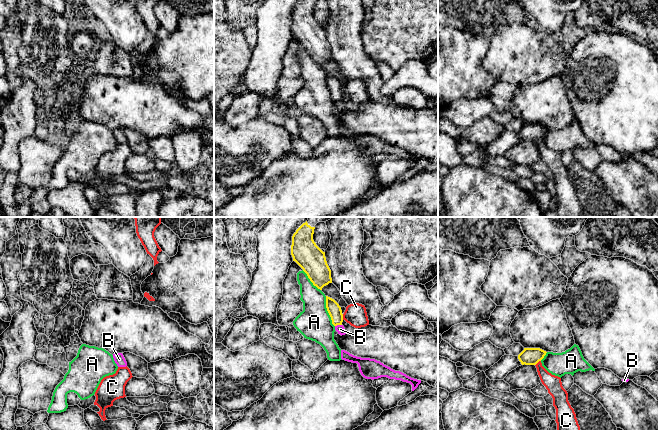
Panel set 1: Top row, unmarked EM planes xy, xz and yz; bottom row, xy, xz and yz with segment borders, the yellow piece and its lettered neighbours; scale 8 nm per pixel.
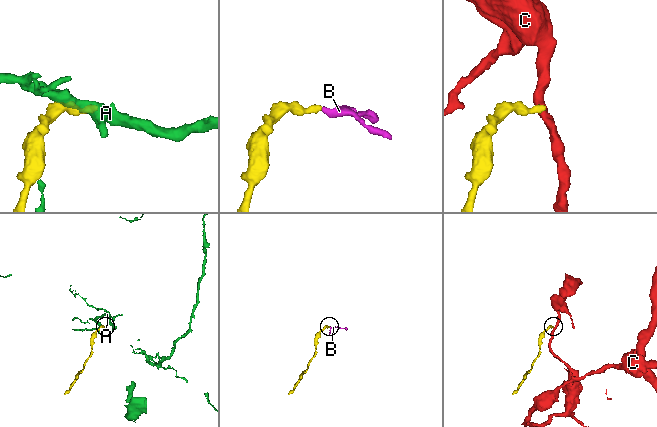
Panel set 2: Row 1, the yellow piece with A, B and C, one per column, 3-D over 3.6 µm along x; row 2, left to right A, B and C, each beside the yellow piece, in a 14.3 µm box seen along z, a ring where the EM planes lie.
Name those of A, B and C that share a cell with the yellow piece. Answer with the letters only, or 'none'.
B

